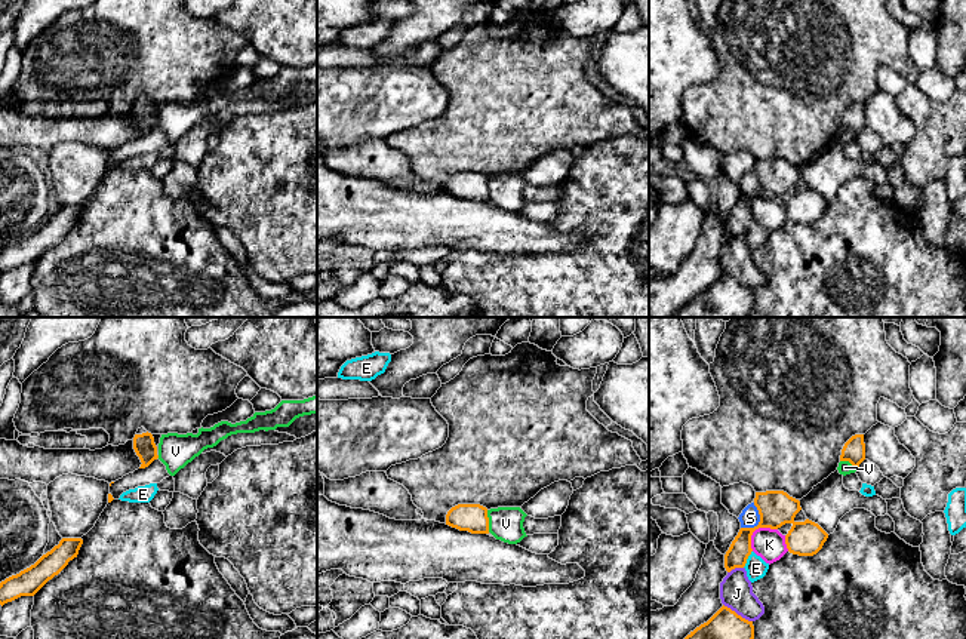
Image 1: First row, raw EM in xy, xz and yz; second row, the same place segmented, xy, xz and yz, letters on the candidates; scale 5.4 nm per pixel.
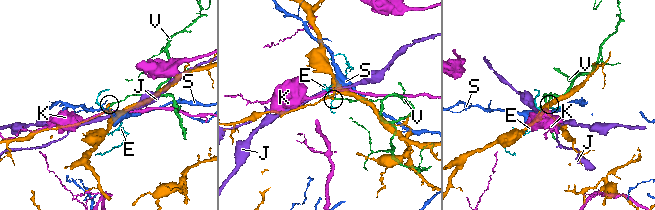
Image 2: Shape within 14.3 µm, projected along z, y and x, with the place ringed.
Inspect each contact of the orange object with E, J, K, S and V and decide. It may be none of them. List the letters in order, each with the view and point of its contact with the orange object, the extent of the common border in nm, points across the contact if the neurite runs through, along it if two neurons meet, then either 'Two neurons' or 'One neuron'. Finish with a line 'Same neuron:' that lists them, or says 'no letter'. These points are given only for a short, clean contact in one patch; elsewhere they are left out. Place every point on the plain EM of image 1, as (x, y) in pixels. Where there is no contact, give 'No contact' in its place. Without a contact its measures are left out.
E: Touches orange at yz (747, 226). Shared border 110 nm. Two neurons
J: Touches orange at yz (737, 282). Shared border 190 nm. Two neurons
K: Touches orange at yz (756, 196). Shared border 190 nm. Two neurons
S: Touches orange at yz (759, 190). Shared border 160 nm. Two neurons
V: Touches orange at xz (488, 189). Shared border 120 nm. Two neurons
Same neuron: no letter

